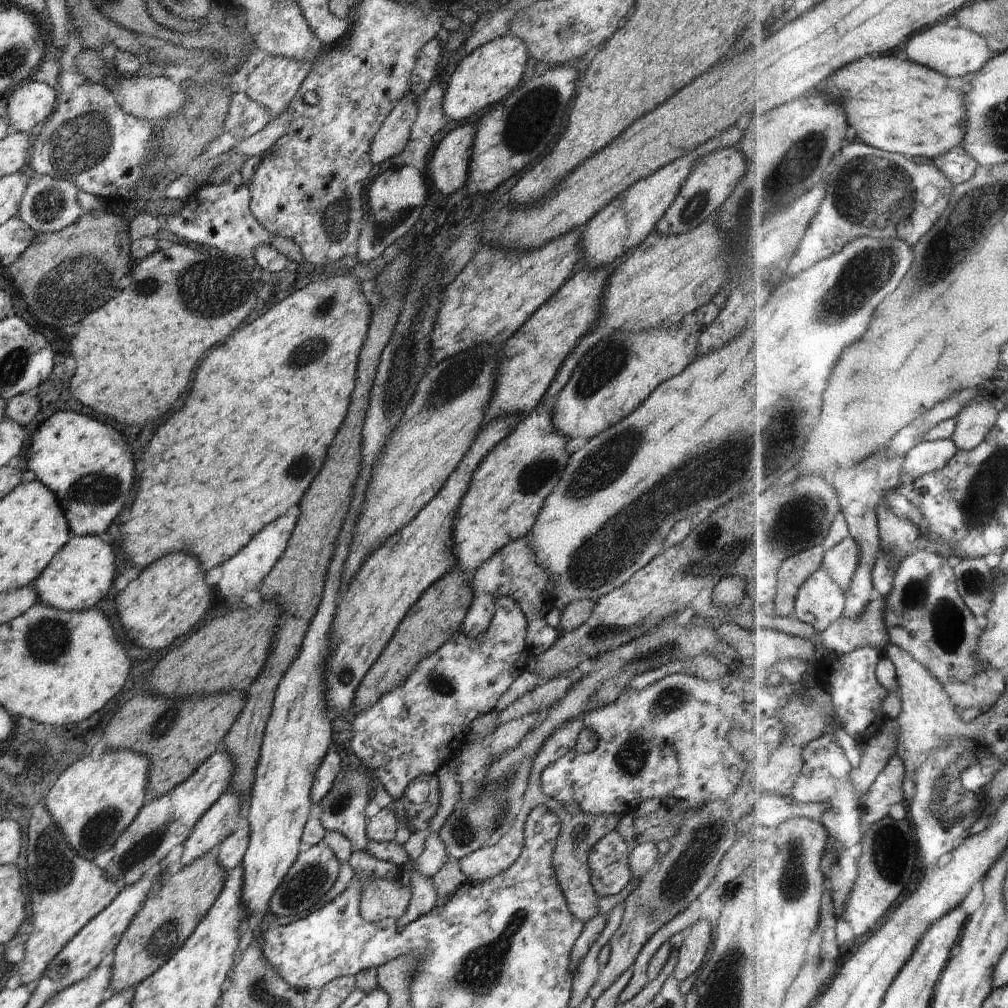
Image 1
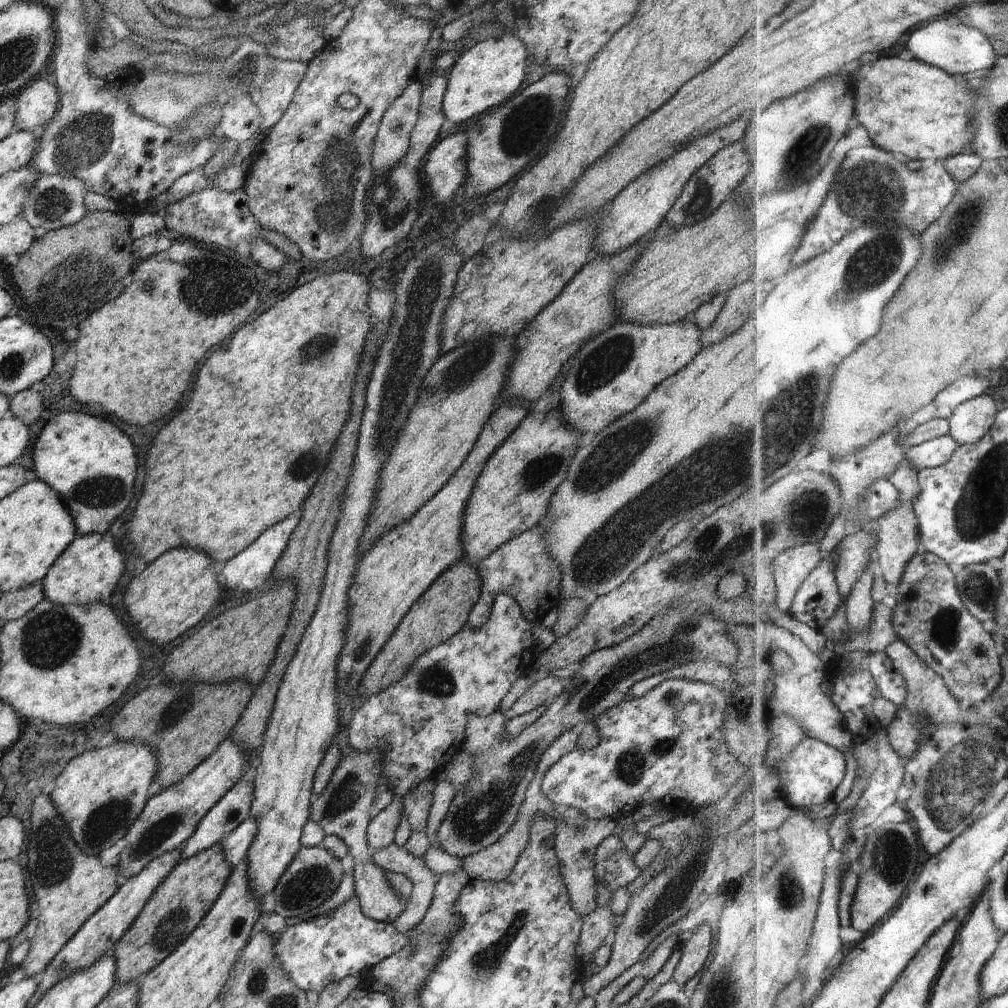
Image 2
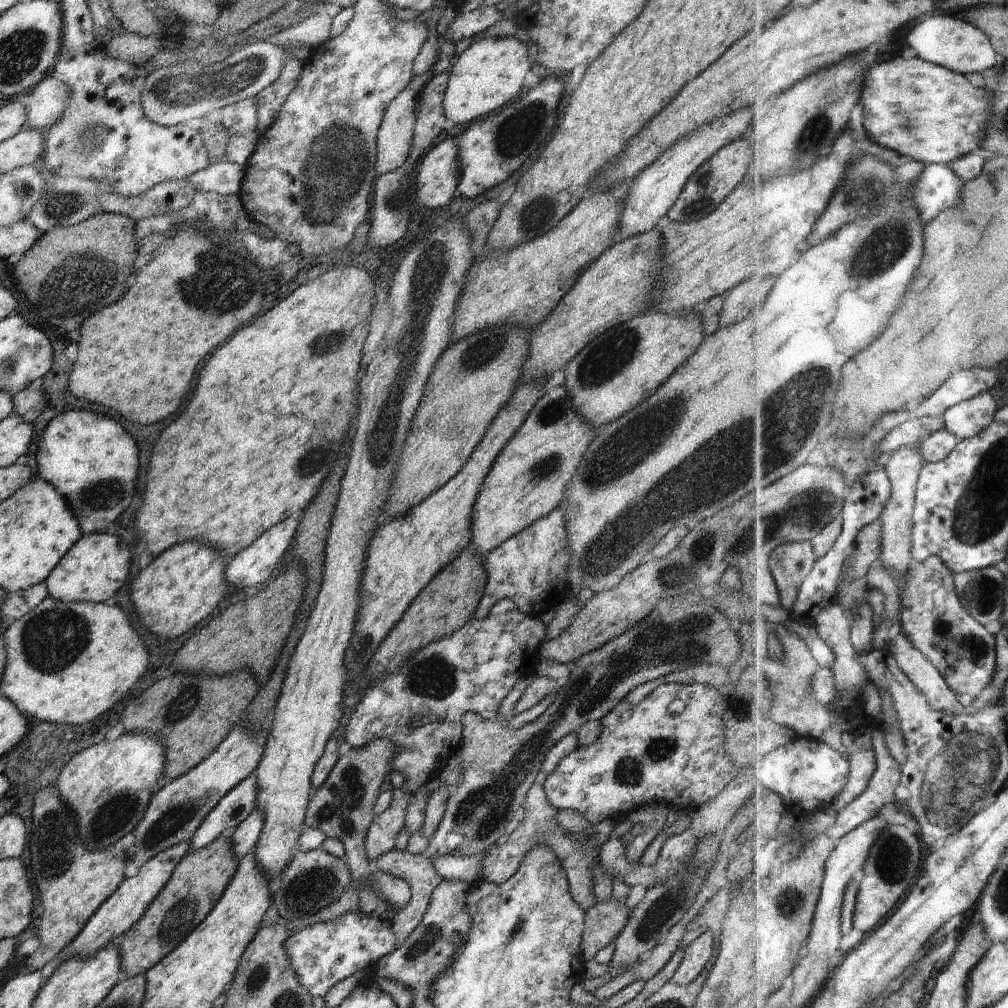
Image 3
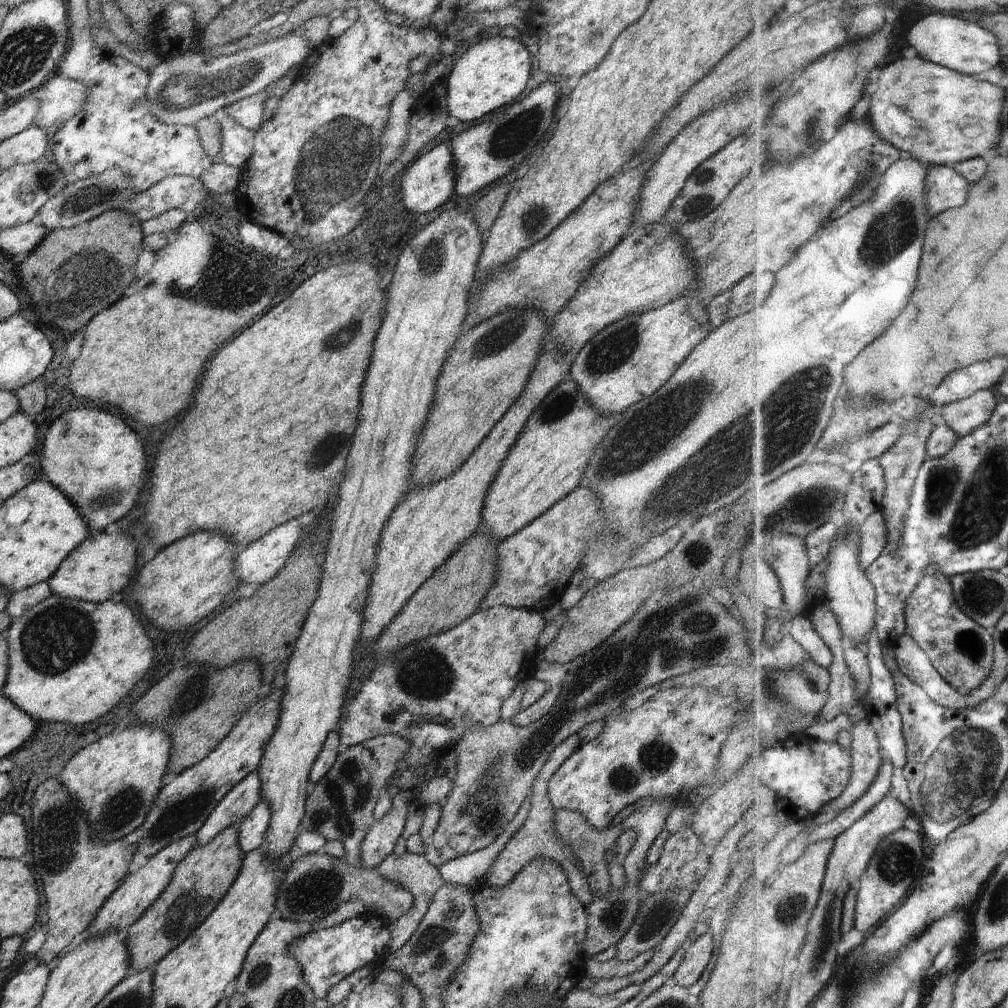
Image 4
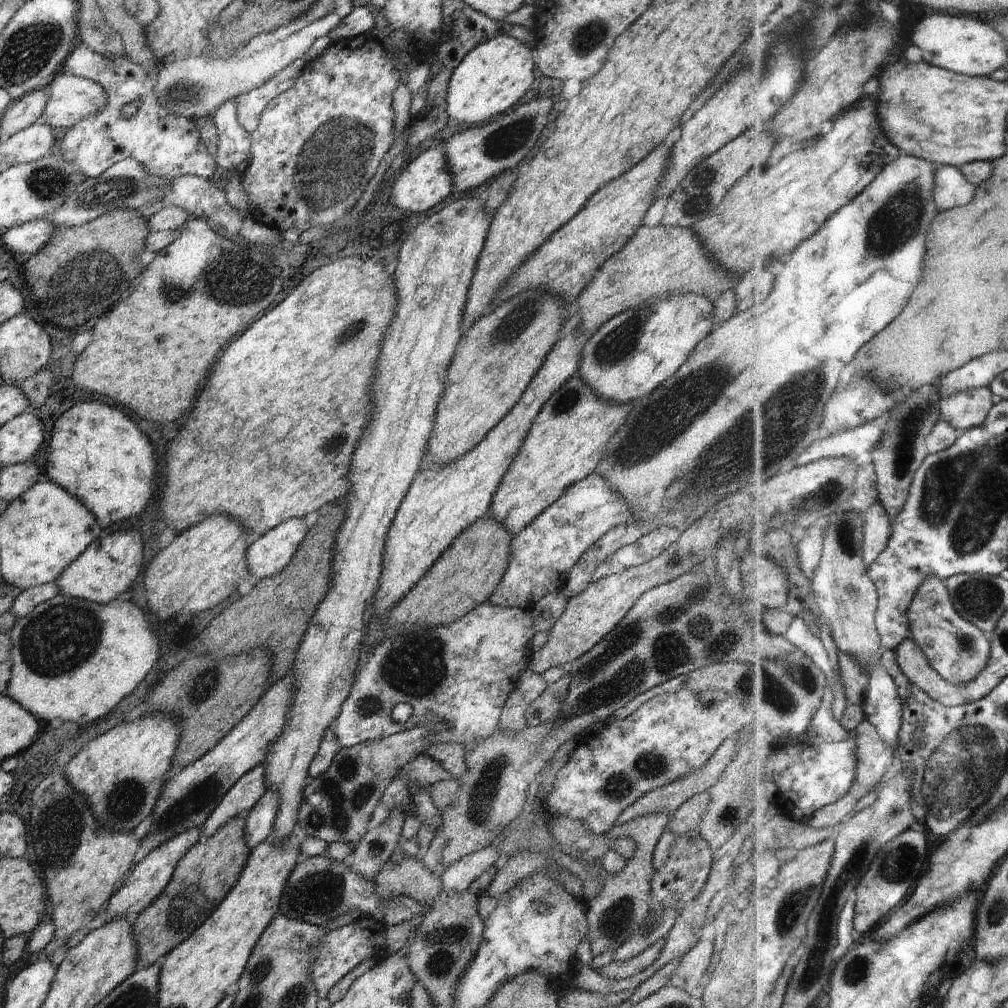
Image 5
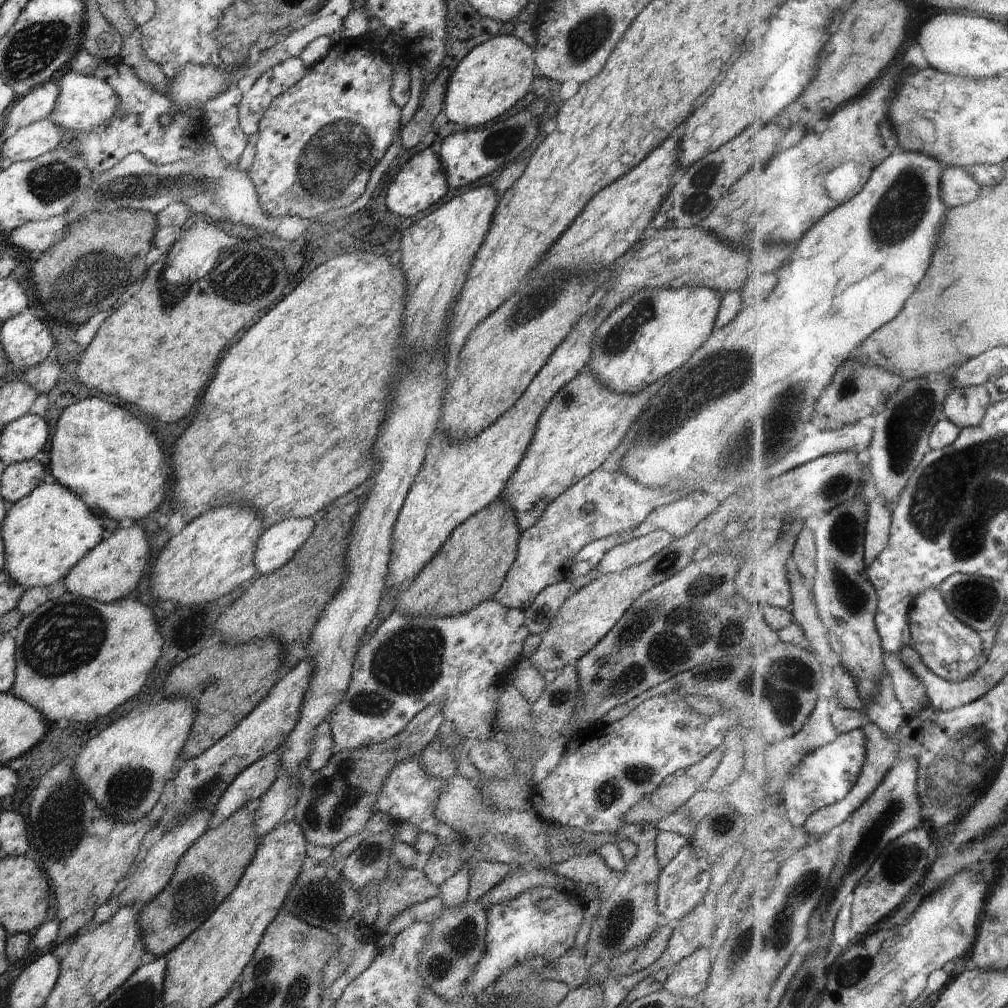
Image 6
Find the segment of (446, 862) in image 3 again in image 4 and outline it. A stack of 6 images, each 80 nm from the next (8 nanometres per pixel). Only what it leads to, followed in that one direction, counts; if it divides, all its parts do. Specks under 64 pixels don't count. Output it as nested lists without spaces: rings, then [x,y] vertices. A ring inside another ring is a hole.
[[[530,796],[522,802],[516,816],[508,823],[510,828],[504,830],[496,840],[485,849],[459,856],[440,865],[438,870],[446,883],[454,886],[472,886],[484,878],[486,871],[492,866],[493,860],[510,840],[510,837],[523,825],[530,810]]]

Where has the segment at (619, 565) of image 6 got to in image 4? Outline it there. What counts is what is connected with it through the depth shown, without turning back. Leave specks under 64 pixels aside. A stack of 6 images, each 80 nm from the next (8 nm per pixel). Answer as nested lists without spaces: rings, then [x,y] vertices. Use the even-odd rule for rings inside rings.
[[[676,524],[662,534],[653,536],[637,549],[635,556],[629,560],[628,567],[642,566],[661,559],[680,542],[682,535],[682,530]]]

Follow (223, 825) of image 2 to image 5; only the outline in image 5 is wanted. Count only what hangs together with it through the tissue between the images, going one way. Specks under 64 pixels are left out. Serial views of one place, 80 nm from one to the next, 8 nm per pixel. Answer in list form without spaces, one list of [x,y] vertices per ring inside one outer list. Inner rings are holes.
[[[255,766],[242,775],[242,778],[222,797],[218,806],[210,813],[201,827],[202,838],[211,837],[227,820],[238,815],[246,815],[248,811],[264,796],[265,767]]]

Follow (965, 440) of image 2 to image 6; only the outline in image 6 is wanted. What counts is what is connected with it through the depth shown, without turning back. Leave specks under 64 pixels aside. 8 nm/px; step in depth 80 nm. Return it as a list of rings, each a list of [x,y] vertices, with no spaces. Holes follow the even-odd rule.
[[[986,385],[954,388],[945,402],[945,418],[960,428],[980,426],[992,406]]]

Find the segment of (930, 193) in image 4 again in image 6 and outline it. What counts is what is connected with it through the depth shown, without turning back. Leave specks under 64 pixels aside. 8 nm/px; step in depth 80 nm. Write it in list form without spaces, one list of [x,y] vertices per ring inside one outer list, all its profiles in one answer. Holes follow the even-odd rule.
[[[947,166],[944,176],[944,200],[950,208],[978,200],[980,190],[980,183],[969,168]]]

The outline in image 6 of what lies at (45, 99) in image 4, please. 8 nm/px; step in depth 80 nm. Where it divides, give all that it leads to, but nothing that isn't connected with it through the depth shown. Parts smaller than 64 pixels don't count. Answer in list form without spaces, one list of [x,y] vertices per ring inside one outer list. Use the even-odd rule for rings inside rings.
[[[68,70],[56,82],[58,82],[59,93],[46,119],[51,120],[63,130],[68,128],[68,130],[78,132],[82,129],[98,126],[109,119],[118,106],[117,94],[102,79]]]

